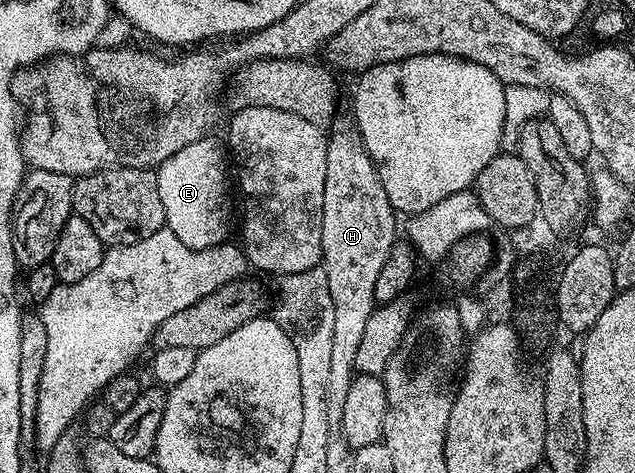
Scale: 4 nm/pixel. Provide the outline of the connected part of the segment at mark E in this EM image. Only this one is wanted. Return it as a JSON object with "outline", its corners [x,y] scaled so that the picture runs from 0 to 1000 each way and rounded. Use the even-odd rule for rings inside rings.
{"outline":[[[329,290],[306,298],[306,307],[280,315],[274,332],[261,332],[244,364],[258,476],[287,518],[307,531],[328,531],[361,503],[359,478],[365,471],[365,429],[359,423],[362,328],[348,296],[345,302],[340,290]]]}

